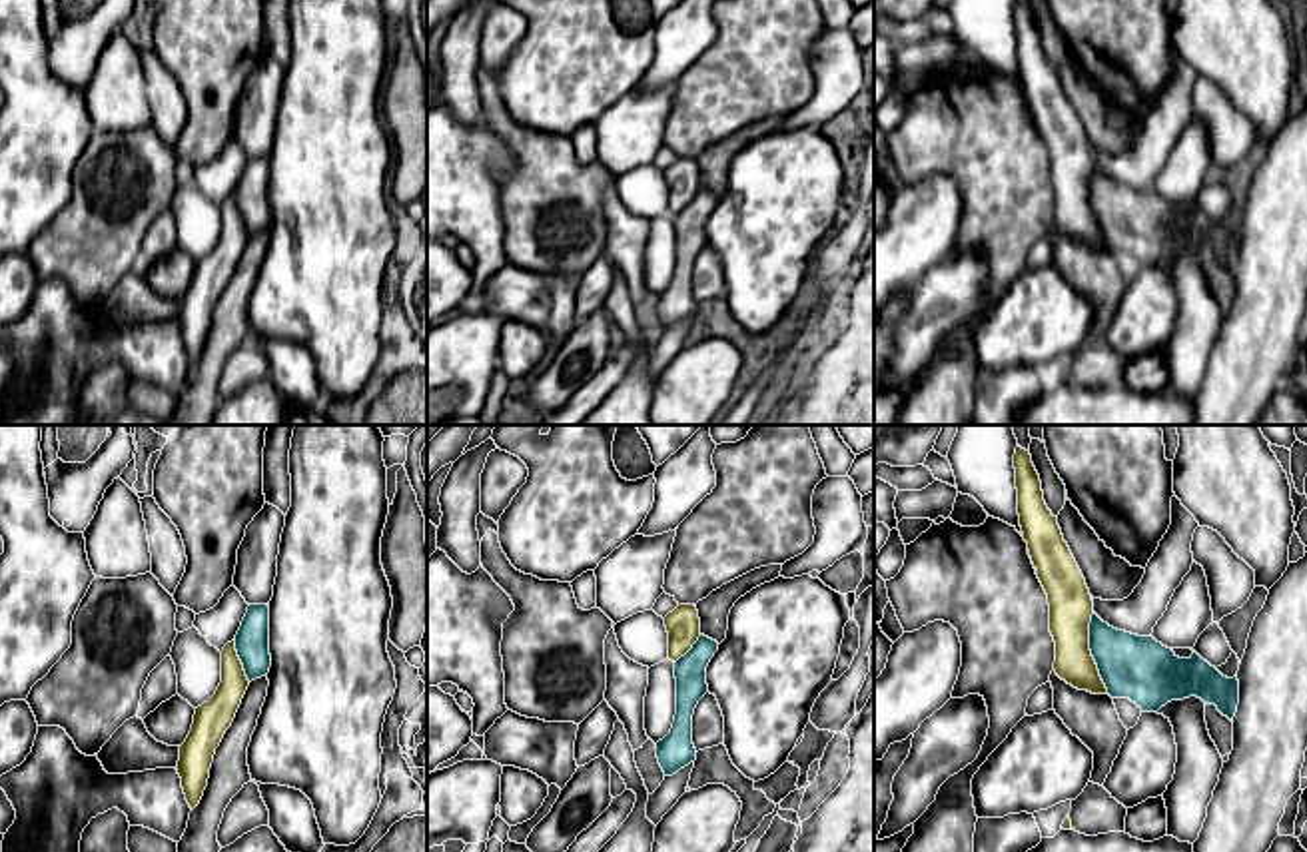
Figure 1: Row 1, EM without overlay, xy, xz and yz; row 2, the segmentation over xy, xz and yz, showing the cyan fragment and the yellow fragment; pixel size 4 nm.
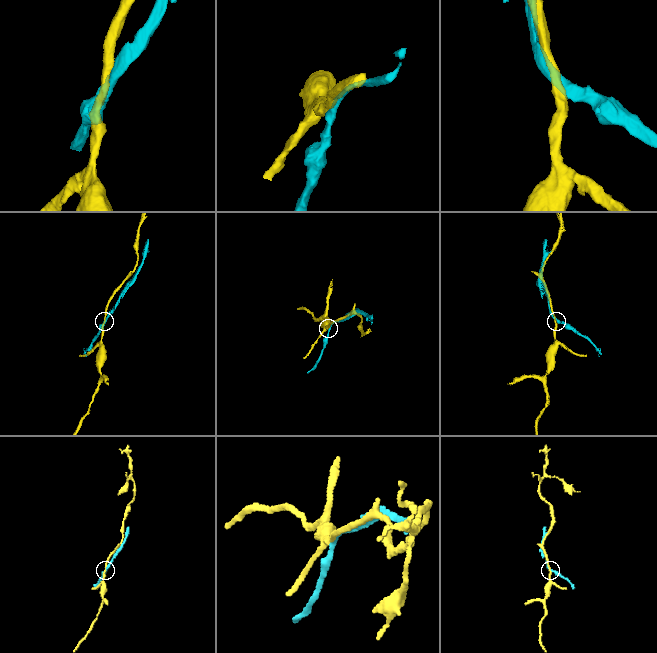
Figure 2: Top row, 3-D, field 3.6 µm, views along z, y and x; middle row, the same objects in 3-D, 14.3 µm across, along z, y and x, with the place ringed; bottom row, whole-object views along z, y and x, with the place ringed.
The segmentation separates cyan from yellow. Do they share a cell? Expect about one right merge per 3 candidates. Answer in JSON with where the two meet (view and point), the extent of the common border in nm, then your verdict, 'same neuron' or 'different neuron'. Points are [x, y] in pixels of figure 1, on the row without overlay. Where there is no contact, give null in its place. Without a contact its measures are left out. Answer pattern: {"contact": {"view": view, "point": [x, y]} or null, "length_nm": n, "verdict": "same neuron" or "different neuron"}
{"contact": {"view": "yz", "point": [1092, 206]}, "length_nm": 320, "verdict": "different neuron"}

